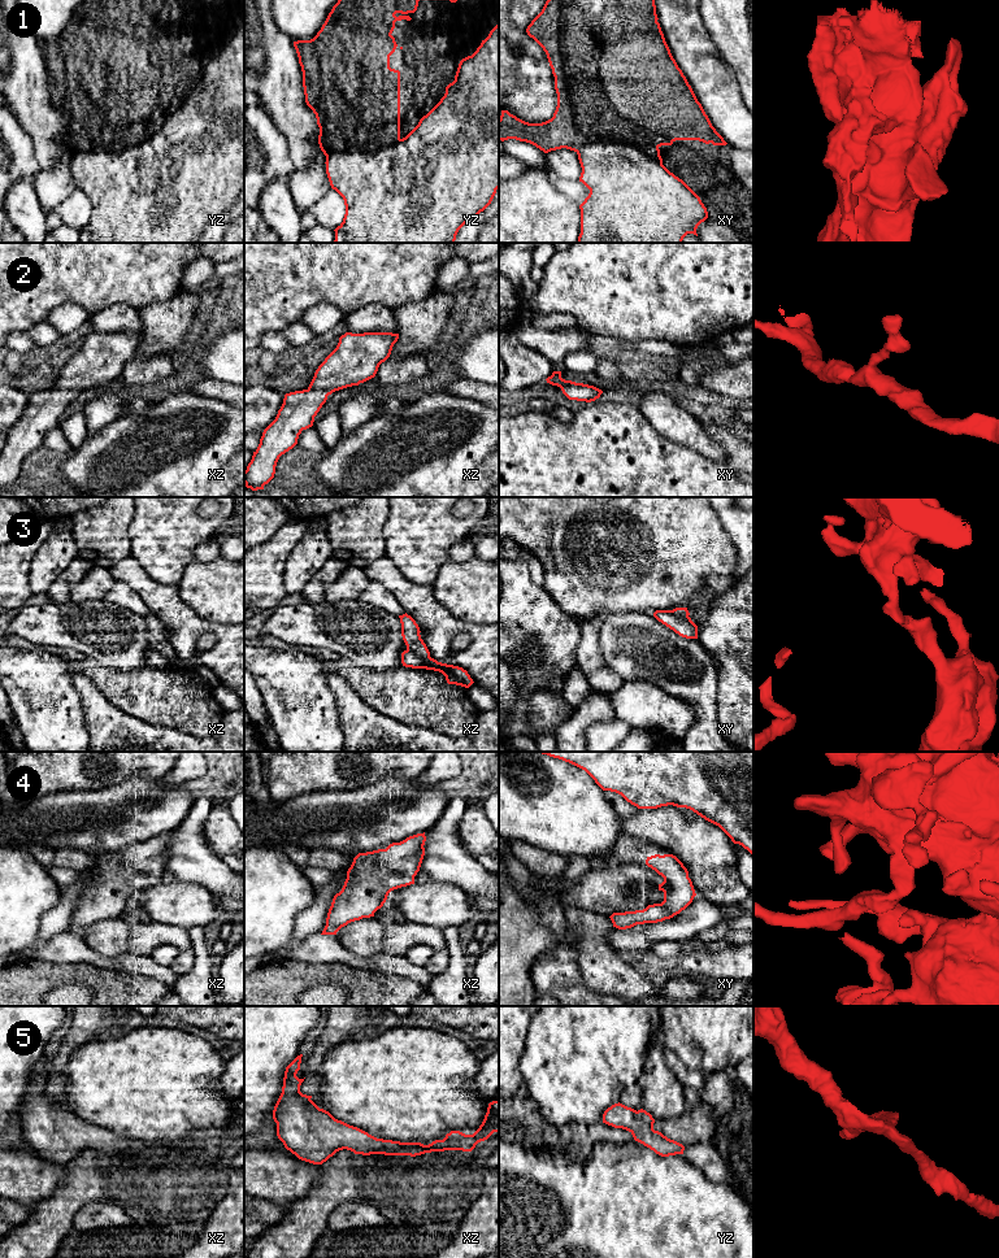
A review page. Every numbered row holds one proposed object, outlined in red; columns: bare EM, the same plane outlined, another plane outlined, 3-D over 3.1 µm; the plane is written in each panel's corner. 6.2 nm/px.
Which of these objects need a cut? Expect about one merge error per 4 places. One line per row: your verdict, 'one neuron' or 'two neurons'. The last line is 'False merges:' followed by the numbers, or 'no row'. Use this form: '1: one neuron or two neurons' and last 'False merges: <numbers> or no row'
1: two neurons
2: one neuron
3: two neurons
4: one neuron
5: one neuron
False merges: 1, 3

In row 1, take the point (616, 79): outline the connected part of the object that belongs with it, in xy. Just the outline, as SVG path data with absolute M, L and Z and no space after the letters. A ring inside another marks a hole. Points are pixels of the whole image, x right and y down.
M547 0L542 12L527 26L526 32L547 55L555 77L555 90L557 93L556 110L551 119L542 123L529 123L511 114L508 110L501 110L501 116L499 118L499 140L504 142L508 139L516 139L526 142L535 145L544 153L561 148L578 152L586 144L595 143L598 140L613 140L616 143L634 145L661 164L663 158L659 148L661 145L672 145L676 140L699 140L705 144L712 143L713 145L726 145L727 143L712 126L686 77L673 58L657 19L655 0Z

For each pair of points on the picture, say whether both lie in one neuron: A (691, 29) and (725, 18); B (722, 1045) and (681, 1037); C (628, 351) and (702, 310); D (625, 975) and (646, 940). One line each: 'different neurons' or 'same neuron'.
A: different neurons
B: same neuron
C: different neurons
D: different neurons

